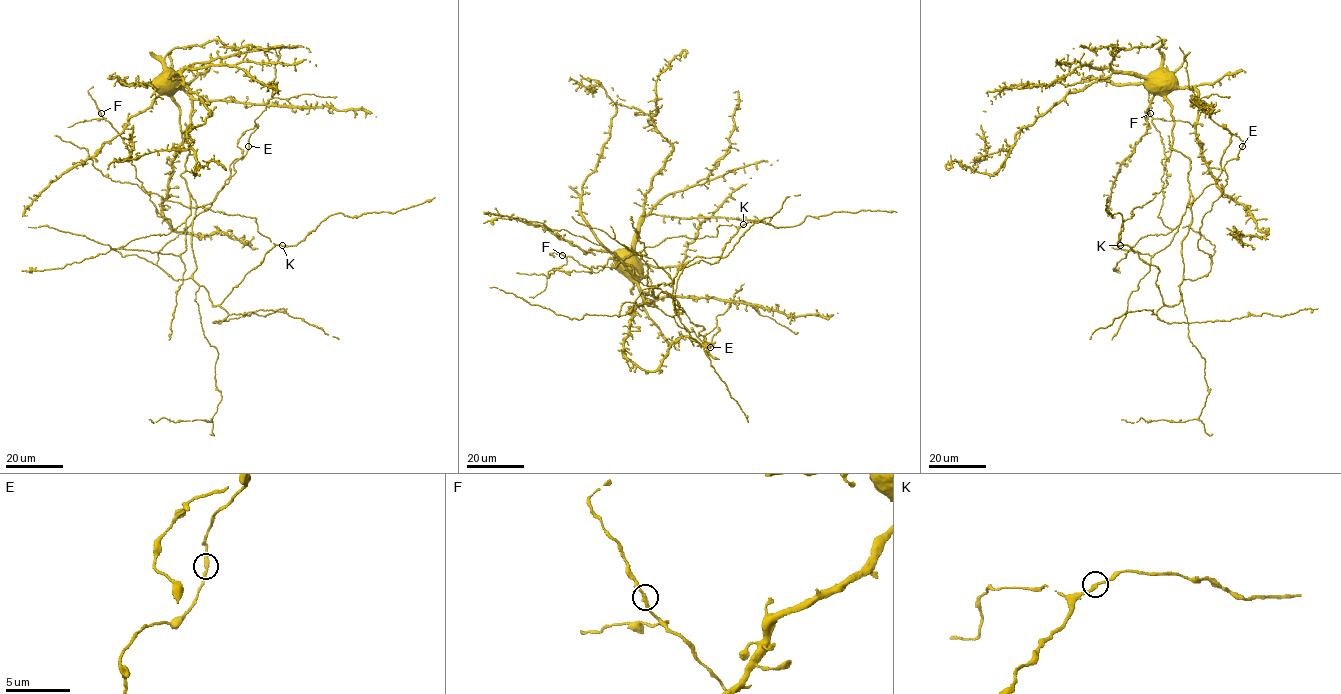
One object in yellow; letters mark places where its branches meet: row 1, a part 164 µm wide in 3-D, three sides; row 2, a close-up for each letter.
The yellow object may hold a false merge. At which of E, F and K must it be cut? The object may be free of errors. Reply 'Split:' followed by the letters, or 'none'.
Split: none

